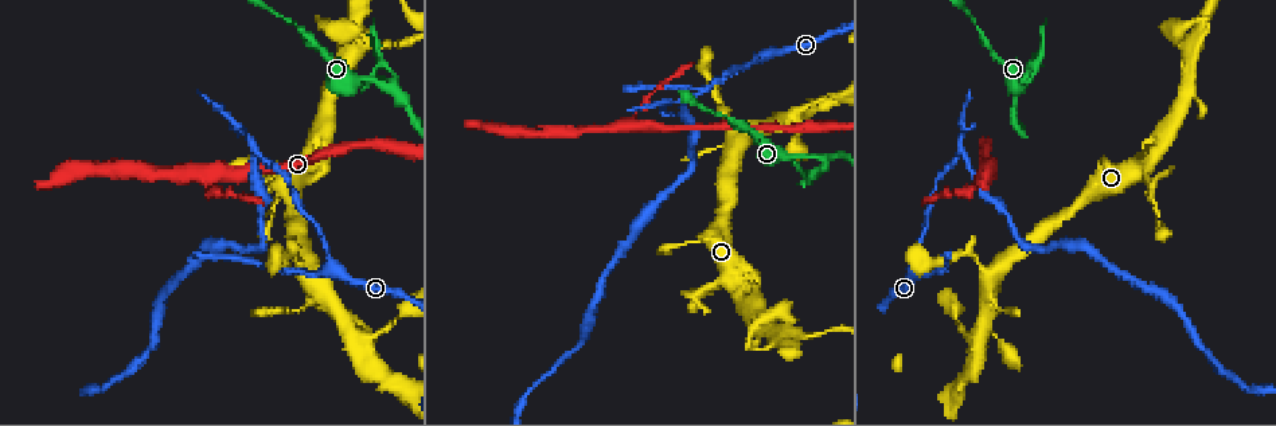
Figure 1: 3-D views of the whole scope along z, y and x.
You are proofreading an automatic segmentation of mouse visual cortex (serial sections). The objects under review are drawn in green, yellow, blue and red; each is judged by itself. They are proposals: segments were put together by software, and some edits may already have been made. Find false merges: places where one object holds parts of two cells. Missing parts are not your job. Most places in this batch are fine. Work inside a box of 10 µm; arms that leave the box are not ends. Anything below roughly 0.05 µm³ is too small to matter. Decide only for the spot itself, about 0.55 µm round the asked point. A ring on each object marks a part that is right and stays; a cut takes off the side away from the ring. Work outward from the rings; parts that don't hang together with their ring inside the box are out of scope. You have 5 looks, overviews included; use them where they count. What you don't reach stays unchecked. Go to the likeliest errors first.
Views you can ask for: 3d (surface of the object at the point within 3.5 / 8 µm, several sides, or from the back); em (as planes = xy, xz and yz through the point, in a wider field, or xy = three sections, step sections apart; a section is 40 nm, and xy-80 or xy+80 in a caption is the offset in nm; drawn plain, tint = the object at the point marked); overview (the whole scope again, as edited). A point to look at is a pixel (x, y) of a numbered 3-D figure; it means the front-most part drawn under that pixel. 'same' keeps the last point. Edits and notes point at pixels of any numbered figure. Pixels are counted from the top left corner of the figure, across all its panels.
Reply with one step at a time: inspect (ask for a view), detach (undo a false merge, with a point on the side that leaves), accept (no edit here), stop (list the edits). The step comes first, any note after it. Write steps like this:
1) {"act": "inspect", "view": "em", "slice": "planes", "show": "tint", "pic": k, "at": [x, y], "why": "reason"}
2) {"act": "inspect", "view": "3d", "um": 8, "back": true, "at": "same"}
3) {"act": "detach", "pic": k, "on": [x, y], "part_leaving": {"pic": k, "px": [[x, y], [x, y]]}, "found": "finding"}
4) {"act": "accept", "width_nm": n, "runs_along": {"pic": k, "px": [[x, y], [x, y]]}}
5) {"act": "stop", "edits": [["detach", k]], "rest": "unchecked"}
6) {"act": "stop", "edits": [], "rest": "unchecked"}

{"act": "inspect", "view": "3d", "um": 8, "pic": 1, "at": [338, 272], "why": "calibre changes"}

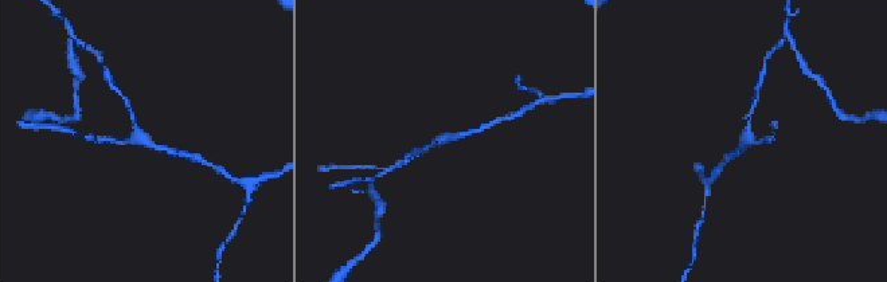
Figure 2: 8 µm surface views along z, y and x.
{"act": "inspect", "view": "3d", "um": 3.5, "back": true, "at": "same", "why": "closer look"}

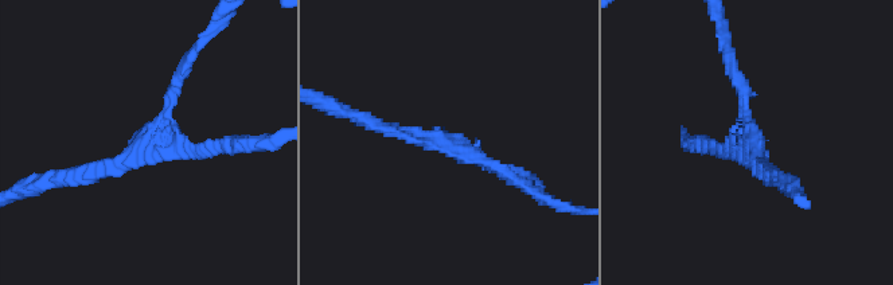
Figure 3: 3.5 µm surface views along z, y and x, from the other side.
{"act": "inspect", "view": "em", "slice": "xy", "step": 5, "show": "tint", "pic": 3, "at": [450, 146], "why": "now the EM"}

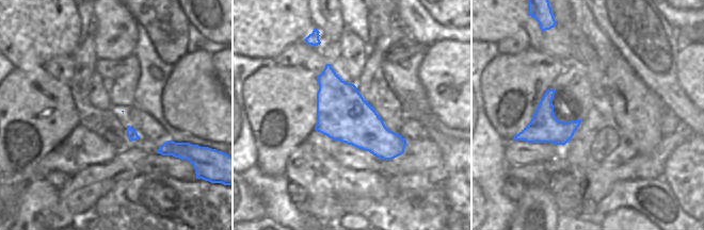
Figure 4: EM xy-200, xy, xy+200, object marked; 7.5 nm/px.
{"act": "accept", "arms": 3, "runs_along": {"pic": 3, "px": [[77, 176], [155, 140], [184, 65]]}, "found": "all the same cell"}

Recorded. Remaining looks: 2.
{"act": "inspect", "view": "3d", "um": 3.5, "pic": 1, "at": [257, 152], "why": "abrupt turn"}

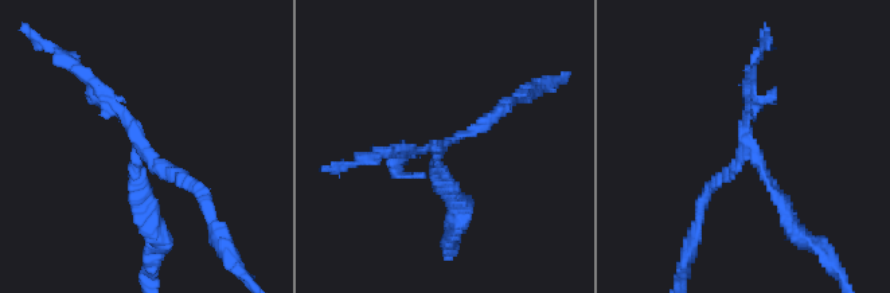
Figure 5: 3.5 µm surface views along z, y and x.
{"act": "inspect", "view": "em", "slice": "xy", "step": 3, "show": "tint", "pic": 5, "at": [442, 153], "why": "now the EM"}

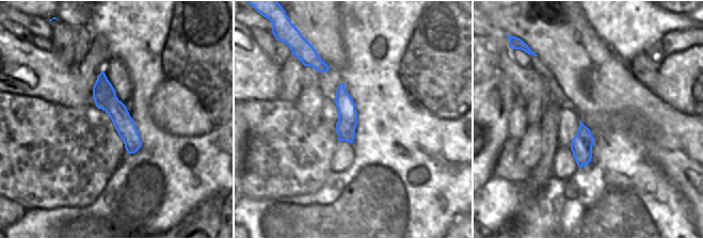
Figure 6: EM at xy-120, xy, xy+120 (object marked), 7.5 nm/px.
{"act": "detach", "pic": 5, "on": [147, 192], "part_leaving": {"pic": 5, "px": [[136, 155], [156, 249]]}, "found": "two cells meet here"}

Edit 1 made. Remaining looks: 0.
{"act": "stop", "edits": [["detach", 5]], "rest": "unchecked"}

